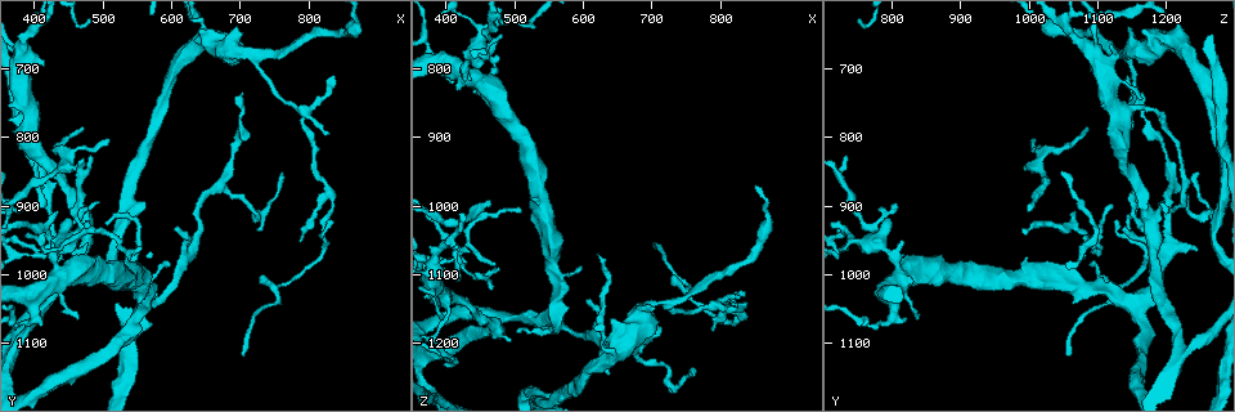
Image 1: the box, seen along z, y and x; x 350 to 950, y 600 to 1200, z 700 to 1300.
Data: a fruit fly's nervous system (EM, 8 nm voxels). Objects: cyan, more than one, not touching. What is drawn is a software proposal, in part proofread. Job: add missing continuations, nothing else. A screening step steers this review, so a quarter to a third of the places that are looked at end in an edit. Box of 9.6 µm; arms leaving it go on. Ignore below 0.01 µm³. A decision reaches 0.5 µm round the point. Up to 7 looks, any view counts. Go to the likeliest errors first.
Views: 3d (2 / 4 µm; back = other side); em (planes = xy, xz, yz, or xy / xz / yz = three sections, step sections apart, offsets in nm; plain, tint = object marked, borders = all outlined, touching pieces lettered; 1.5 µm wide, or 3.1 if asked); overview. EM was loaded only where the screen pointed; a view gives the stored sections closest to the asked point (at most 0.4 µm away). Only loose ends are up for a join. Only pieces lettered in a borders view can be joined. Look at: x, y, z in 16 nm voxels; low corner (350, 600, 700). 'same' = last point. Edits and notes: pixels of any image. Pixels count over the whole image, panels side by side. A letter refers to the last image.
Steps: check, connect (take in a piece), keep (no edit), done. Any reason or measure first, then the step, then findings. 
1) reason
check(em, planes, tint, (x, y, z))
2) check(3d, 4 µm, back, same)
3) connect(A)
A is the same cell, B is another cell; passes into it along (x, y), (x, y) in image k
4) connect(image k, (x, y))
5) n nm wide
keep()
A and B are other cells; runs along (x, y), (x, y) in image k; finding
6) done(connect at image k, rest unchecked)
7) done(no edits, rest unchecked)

stops while still wide
check(em, yz, step 8, borders, (695, 640, 1150))

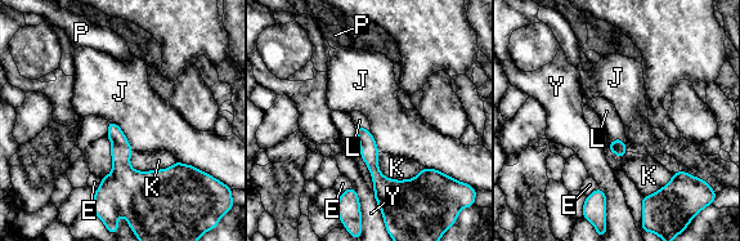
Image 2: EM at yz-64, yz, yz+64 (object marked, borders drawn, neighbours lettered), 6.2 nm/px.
K touches over 320 nm
connect(image 2, (359, 120))
L is the same cell, E, J, K, P and Y are other cells; passes into it along (370, 152), (366, 128), (359, 120) in image 2; it goes on there

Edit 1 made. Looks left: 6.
check(overview)

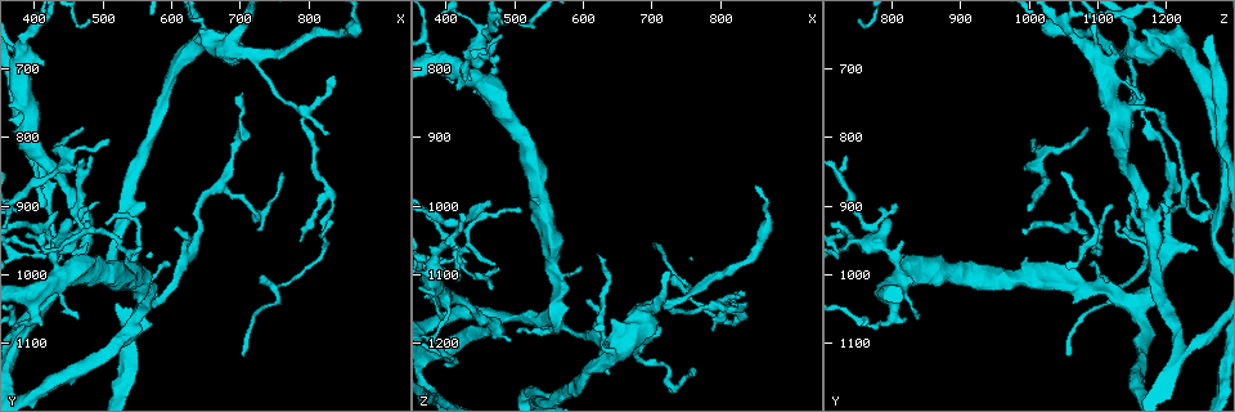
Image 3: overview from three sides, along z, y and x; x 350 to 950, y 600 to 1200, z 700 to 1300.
free end
check(3d, 2 µm, (635, 965, 1245))

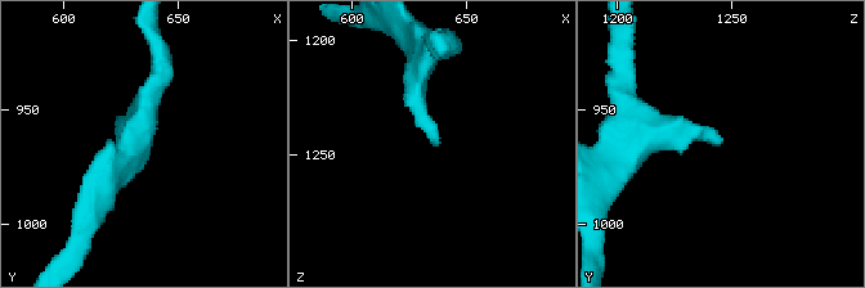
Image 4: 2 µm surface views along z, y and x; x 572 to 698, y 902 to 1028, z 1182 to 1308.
check(em, planes, borders, (637, 964, 1244))

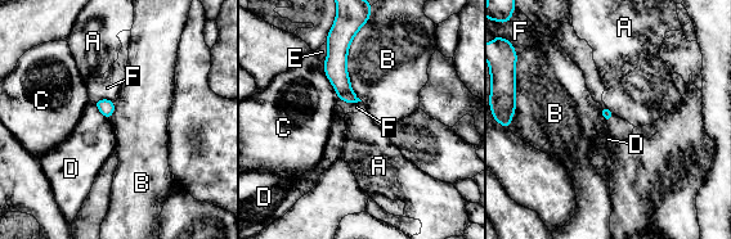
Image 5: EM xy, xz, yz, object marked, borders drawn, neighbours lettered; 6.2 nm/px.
keep()
A, B, C, D, E and F are other cells; border along (357, 31), (346, 73), (362, 100) in image 5; none of them fits

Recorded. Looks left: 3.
an open end
check(3d, 4 µm, back, (600, 985, 1095))

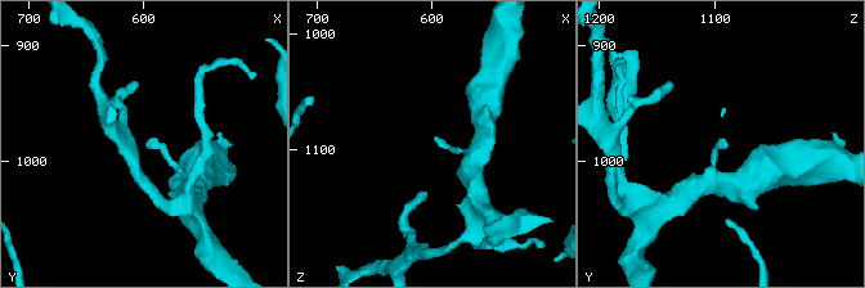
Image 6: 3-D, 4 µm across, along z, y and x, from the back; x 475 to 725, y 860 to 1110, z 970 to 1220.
need the tissue
check(em, planes, tint, (596, 984, 1090))

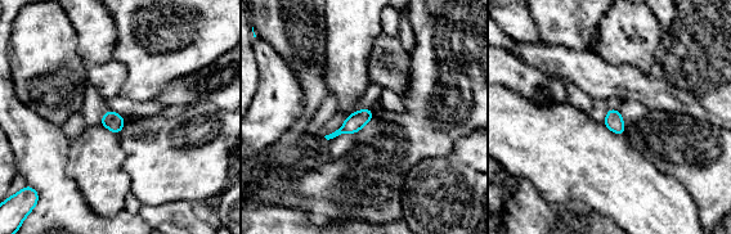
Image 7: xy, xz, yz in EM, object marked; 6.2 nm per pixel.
check(em, planes, borders, same)

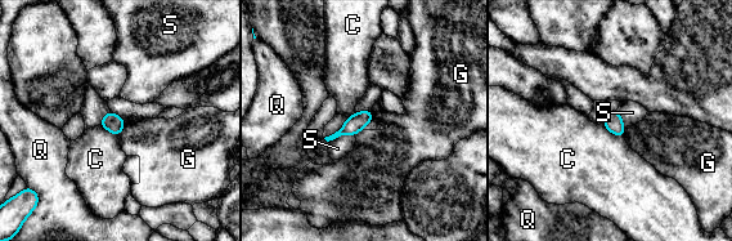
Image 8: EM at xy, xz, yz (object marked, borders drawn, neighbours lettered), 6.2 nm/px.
110 nm wide; S touches over 180 nm
keep()
C, G, Q and S are other cells; no lettered piece goes on from it

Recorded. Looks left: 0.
done(connect at image 2, rest unchecked)

